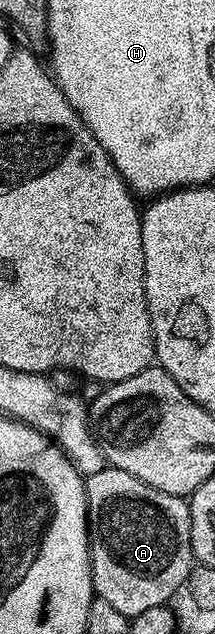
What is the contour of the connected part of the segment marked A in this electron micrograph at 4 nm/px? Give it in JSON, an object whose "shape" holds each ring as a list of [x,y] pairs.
{"shape":[[[104,467],[93,476],[86,478],[87,486],[87,541],[91,544],[91,588],[94,596],[105,600],[119,611],[121,615],[132,618],[141,615],[141,611],[150,611],[153,607],[161,607],[170,602],[170,597],[180,588],[186,586],[187,579],[193,568],[193,554],[191,551],[191,507],[184,498],[165,495],[165,491],[157,491],[157,487],[149,487],[149,483],[141,483],[129,471]]]}

